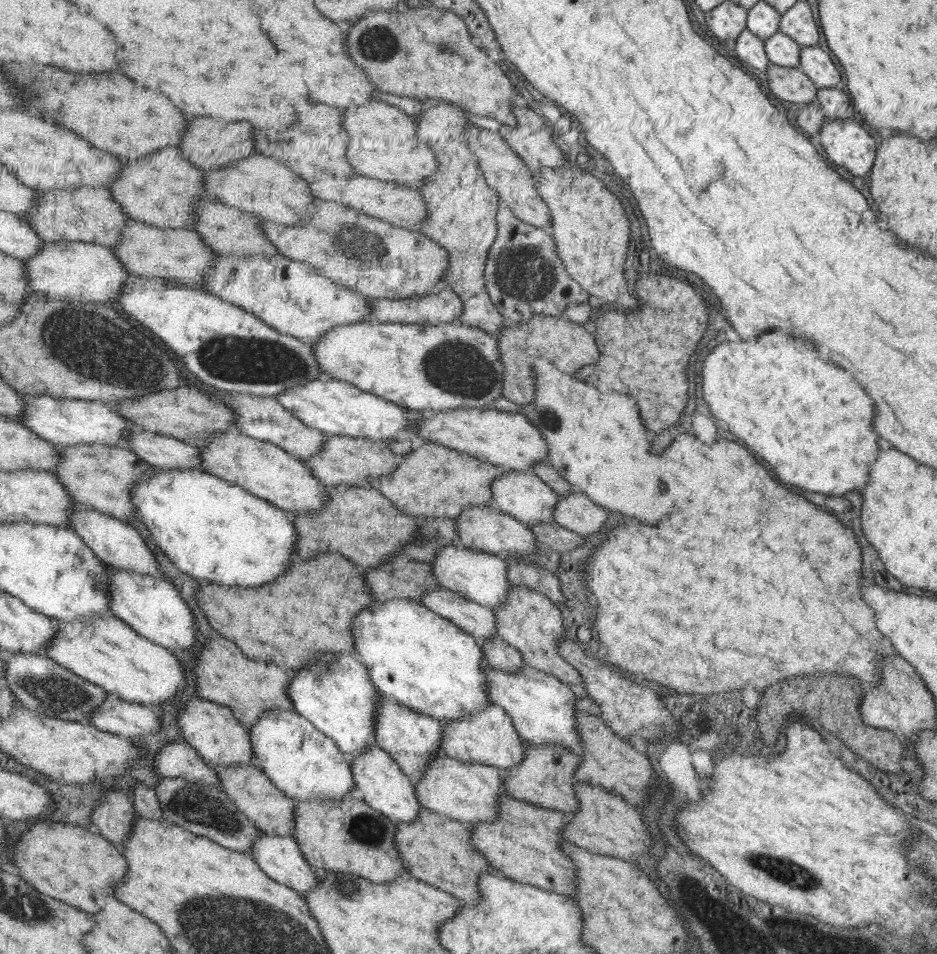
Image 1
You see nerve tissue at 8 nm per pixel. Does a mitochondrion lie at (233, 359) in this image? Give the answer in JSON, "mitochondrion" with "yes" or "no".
{"mitochondrion":"yes"}

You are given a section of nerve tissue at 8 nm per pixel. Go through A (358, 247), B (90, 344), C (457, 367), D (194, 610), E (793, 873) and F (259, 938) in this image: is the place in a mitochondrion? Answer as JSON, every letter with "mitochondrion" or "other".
{"A":"mitochondrion","B":"mitochondrion","C":"mitochondrion","D":"other","E":"mitochondrion","F":"mitochondrion"}

